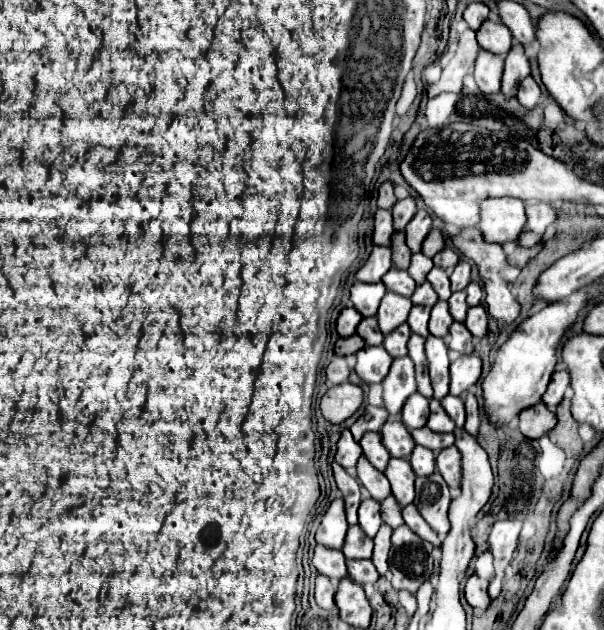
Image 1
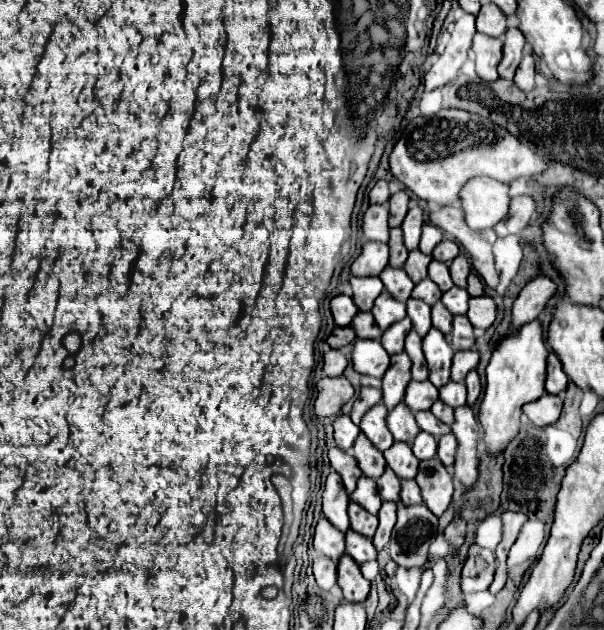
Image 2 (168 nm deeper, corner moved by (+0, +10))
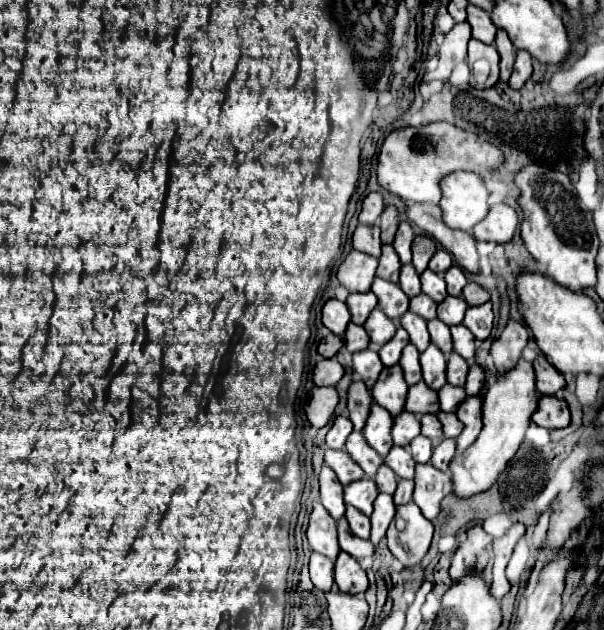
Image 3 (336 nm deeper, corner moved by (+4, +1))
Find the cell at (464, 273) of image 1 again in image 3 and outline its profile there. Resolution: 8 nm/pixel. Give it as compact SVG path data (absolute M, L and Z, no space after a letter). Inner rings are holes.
M452 265L452 267L446 271L444 279L446 279L446 285L448 285L448 295L456 295L456 297L462 295L464 285L468 283L466 273L464 273L458 265Z

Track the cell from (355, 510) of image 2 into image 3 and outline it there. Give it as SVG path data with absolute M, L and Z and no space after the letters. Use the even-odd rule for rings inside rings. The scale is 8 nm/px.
M346 505L346 519L348 519L350 529L356 537L370 539L370 519L362 511L358 511L352 505Z

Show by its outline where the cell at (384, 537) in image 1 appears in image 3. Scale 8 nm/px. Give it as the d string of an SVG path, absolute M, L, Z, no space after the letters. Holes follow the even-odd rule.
M380 493L376 497L374 511L372 511L370 519L372 519L372 535L370 535L370 541L374 545L378 545L378 541L386 535L386 529L388 529L390 521L394 519L394 501L392 501L392 495Z

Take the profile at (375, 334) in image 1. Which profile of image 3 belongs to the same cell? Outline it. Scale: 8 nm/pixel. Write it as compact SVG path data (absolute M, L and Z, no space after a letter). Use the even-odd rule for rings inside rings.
M348 323L346 333L344 333L344 347L350 353L356 353L356 351L366 349L368 345L370 345L370 339L368 339L368 333L364 331L364 327L360 327L356 323Z

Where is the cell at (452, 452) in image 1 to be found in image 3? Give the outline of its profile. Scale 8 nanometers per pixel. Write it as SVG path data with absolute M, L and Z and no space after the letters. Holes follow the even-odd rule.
M444 439L434 447L434 455L430 463L440 471L448 471L448 463L452 461L454 453L456 453L456 439Z

